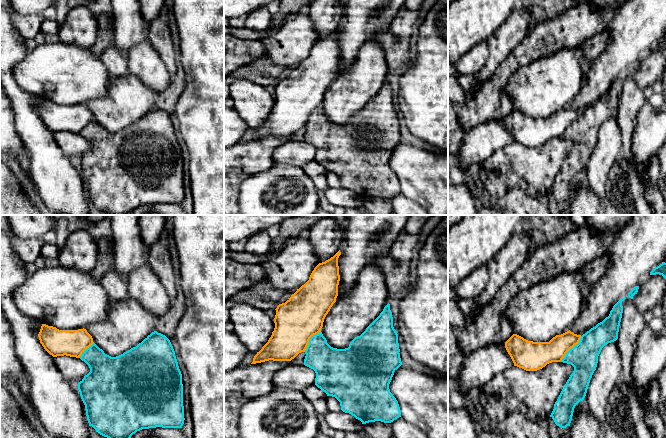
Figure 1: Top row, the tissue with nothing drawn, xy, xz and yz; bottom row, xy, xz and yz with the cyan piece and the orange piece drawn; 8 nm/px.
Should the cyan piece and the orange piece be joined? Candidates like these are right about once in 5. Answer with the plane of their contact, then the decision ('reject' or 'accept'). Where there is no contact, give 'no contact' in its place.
contact in yz; reject

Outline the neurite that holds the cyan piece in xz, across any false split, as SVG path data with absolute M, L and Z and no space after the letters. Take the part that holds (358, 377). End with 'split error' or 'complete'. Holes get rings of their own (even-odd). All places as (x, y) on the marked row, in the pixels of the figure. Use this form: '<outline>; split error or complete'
M388 303L348 348L331 347L322 332L312 336L305 350L304 365L315 371L315 385L327 396L335 397L343 412L351 414L362 424L375 421L391 423L401 417L398 401L389 389L394 372L402 365L399 352L398 334L393 327Z; complete

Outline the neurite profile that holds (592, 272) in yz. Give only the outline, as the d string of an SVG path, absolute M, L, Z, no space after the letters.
M606 253L583 267L581 272L584 282L591 285L596 284L605 274L606 269L610 264L610 260L610 255Z

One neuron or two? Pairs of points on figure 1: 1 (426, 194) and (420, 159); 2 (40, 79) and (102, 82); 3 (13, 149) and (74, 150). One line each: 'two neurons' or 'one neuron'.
1: one neuron
2: one neuron
3: two neurons

